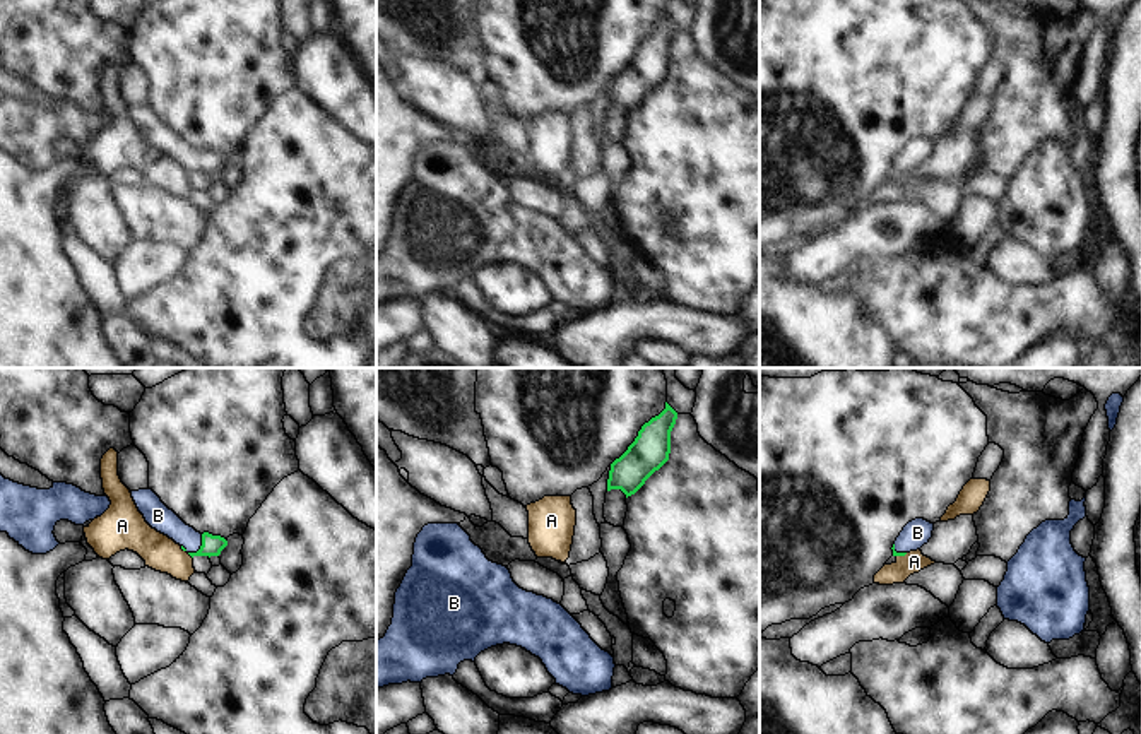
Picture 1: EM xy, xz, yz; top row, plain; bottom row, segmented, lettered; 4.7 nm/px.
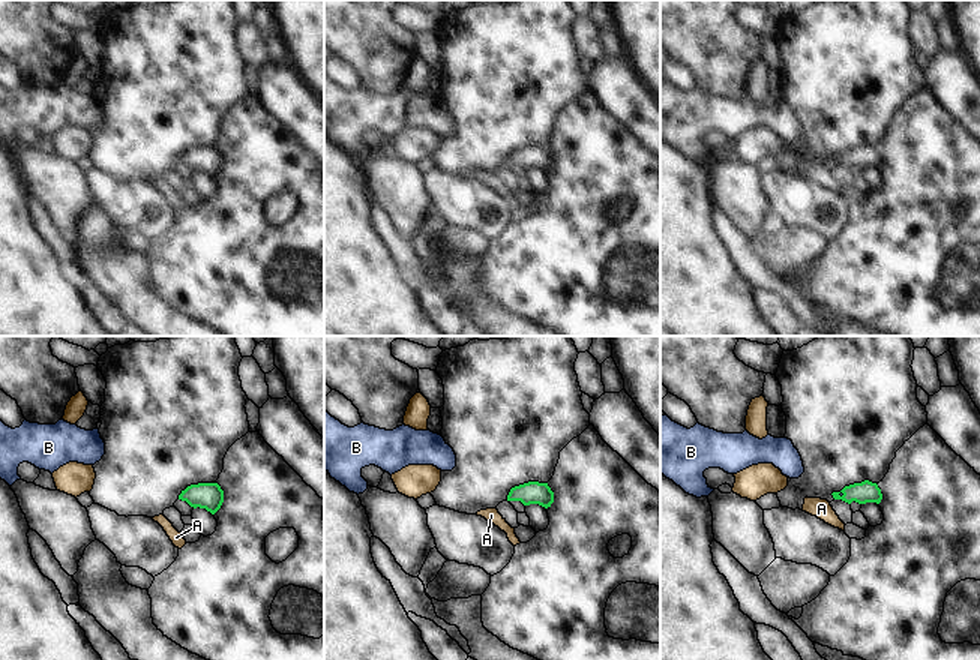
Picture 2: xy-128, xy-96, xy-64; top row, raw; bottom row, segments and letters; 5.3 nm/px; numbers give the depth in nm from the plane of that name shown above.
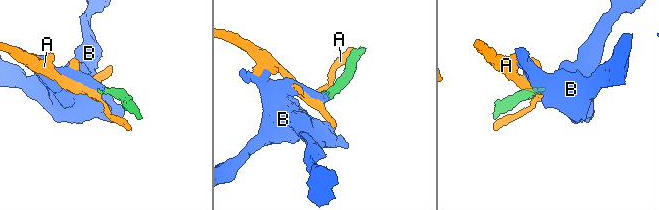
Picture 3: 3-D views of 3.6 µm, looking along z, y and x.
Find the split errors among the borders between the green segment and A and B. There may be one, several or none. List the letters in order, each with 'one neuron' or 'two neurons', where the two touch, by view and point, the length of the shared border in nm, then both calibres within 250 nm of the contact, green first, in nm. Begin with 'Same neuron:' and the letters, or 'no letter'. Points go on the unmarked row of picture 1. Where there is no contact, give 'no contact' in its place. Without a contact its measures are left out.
Same neuron: B
A: two neurons; contact xy (189, 170); length 90 nm; calibres 20 and 160 nm
B: one neuron; contact xy (199, 166); length 120 nm; calibres 100 and 120 nm

